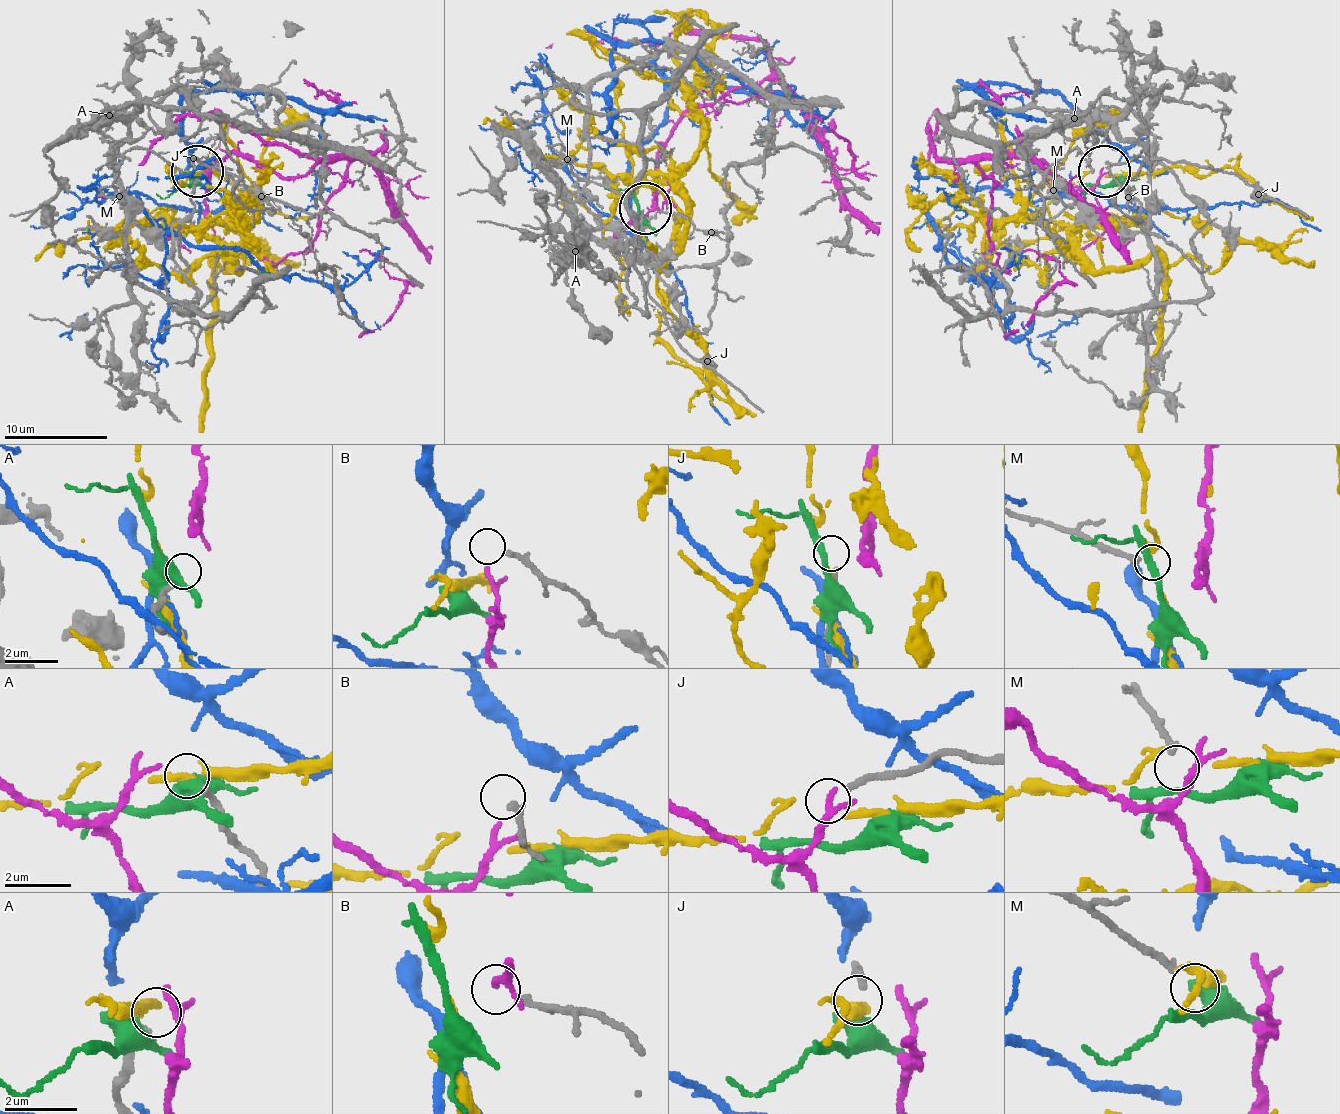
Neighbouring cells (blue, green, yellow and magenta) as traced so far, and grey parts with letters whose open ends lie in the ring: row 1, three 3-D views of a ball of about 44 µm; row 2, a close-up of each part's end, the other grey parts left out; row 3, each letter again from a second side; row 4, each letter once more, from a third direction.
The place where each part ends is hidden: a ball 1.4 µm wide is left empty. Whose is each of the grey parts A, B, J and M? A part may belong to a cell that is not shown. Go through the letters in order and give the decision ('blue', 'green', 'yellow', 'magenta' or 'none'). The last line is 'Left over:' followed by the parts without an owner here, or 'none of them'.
A: none
B: none
J: none
M: none
Left over: A, B, J, M

